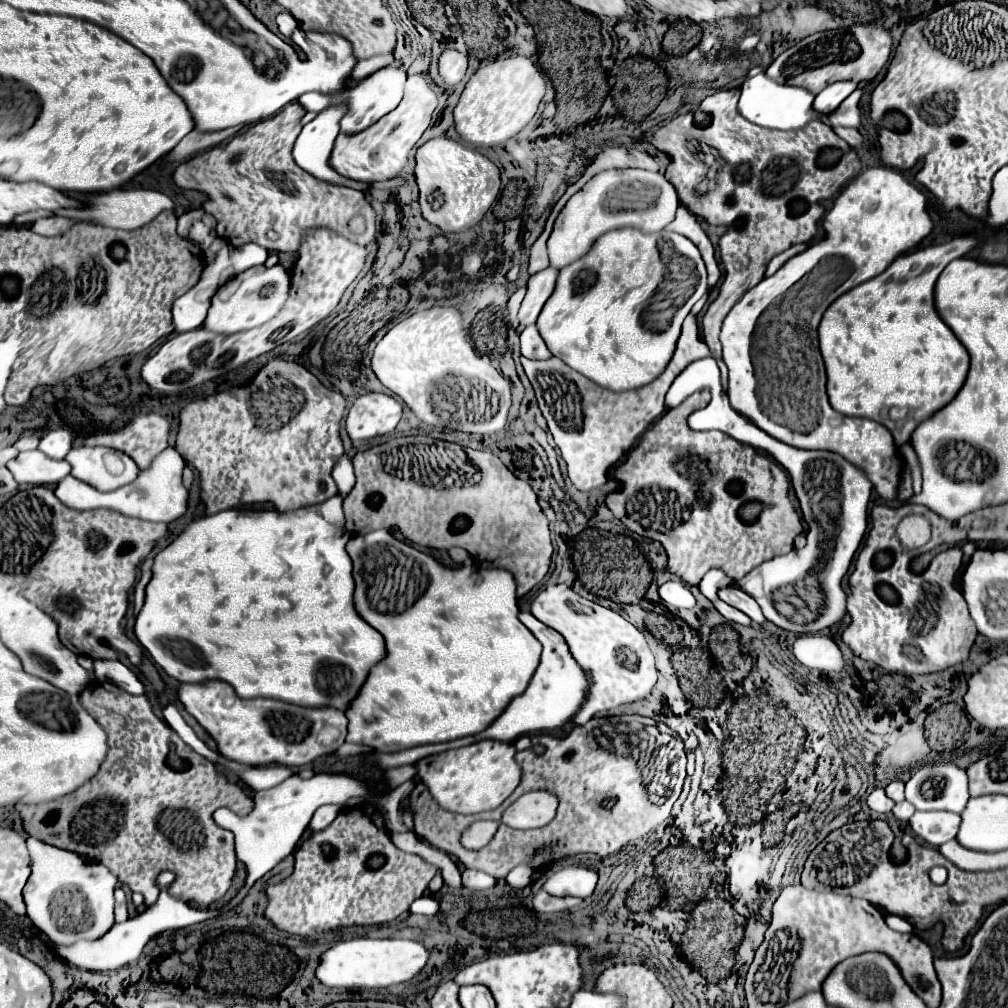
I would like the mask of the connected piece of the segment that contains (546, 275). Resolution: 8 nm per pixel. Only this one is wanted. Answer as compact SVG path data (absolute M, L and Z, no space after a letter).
M547 267L545 271L531 275L529 285L527 285L527 295L519 309L519 321L523 325L533 325L537 321L545 301L551 297L551 293L555 289L557 275L559 275L559 269L555 269L555 267Z

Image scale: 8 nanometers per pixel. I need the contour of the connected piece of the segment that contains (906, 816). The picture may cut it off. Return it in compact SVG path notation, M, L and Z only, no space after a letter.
M901 801L901 803L897 803L897 805L893 807L893 815L895 815L897 819L901 819L901 821L909 821L913 813L915 813L915 807L913 807L909 801Z

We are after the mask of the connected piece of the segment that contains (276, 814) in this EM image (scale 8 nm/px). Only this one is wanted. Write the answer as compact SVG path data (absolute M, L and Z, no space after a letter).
M291 775L289 779L285 779L285 783L273 787L273 789L267 789L267 791L259 791L255 795L253 813L249 813L245 817L239 817L225 807L217 809L215 823L219 827L233 831L237 859L241 863L245 863L245 867L247 867L245 887L235 897L235 903L239 903L247 895L247 891L255 885L257 879L261 879L265 873L269 873L275 865L279 865L287 855L291 855L295 851L295 847L297 847L303 831L307 829L307 823L311 821L317 807L327 805L327 803L343 805L351 797L367 799L367 797L371 797L371 791L367 789L365 783L355 781L353 777L347 777L347 775L315 775L311 779L299 779L297 775Z

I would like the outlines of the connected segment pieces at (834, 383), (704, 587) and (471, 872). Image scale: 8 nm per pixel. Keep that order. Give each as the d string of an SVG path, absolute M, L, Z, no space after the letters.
M957 237L941 245L909 251L897 257L883 273L843 293L827 307L819 323L819 349L827 369L827 395L835 411L851 417L869 417L885 425L899 447L899 443L911 439L921 421L955 399L969 371L969 353L937 315L933 287L943 267L963 257L975 245L975 237Z
M711 569L711 571L707 571L703 579L701 579L699 589L710 601L711 599L717 600L717 593L719 589L721 589L720 583L721 587L727 587L727 585L731 585L731 579L729 579L723 571L719 571L719 569Z
M465 869L463 871L463 885L467 889L473 889L473 891L479 891L479 889L489 889L495 885L495 877L483 873L483 871L477 871L477 869Z

